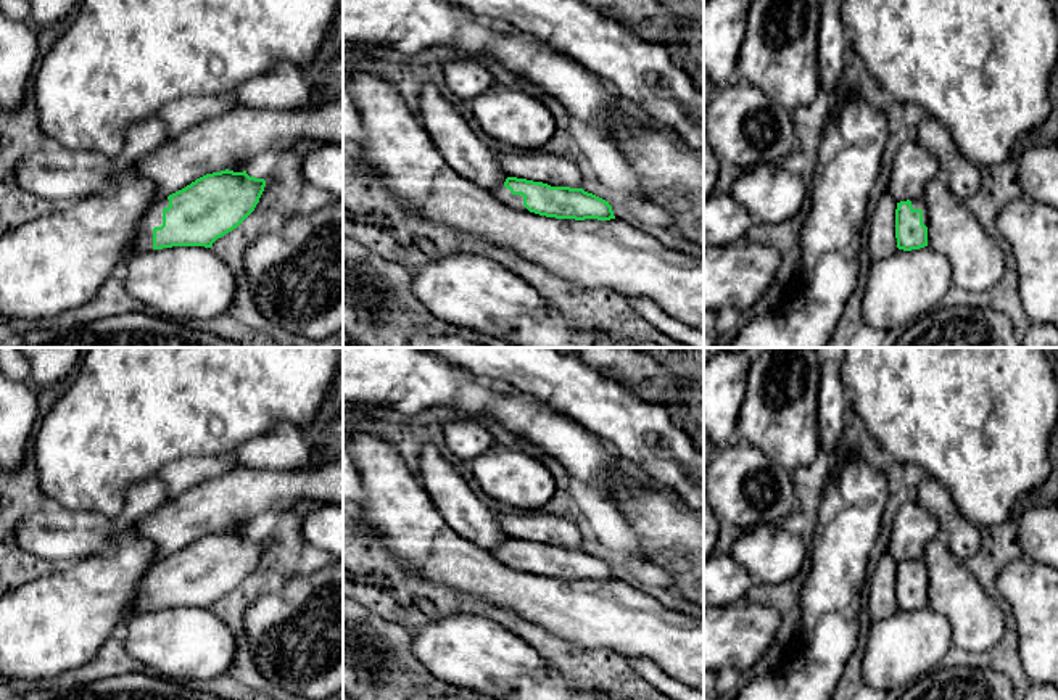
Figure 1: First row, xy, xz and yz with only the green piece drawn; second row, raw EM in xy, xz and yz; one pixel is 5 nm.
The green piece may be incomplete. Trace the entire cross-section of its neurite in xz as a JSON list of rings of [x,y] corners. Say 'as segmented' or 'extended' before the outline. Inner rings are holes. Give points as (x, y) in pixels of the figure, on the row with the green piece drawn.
extended; [[[507,177],[491,193],[502,204],[556,219],[615,219],[609,201],[583,188],[551,187],[543,182]]]

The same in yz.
extended; [[[924,198],[897,203],[895,238],[897,248],[903,251],[928,246],[928,209]]]

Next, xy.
extended; [[[246,171],[206,174],[185,188],[153,203],[137,224],[129,257],[172,246],[205,246],[237,229],[256,208],[266,180],[250,177]]]

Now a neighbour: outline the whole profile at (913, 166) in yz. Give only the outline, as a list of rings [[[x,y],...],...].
[[[910,137],[895,151],[886,193],[895,203],[923,198],[928,182],[937,175],[937,159]]]

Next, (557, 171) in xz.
[[[546,151],[530,154],[496,153],[499,166],[507,177],[543,182],[551,187],[581,188],[583,179],[575,161]]]

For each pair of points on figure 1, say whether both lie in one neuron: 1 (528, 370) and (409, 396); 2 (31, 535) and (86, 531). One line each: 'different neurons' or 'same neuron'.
1: different neurons
2: same neuron

